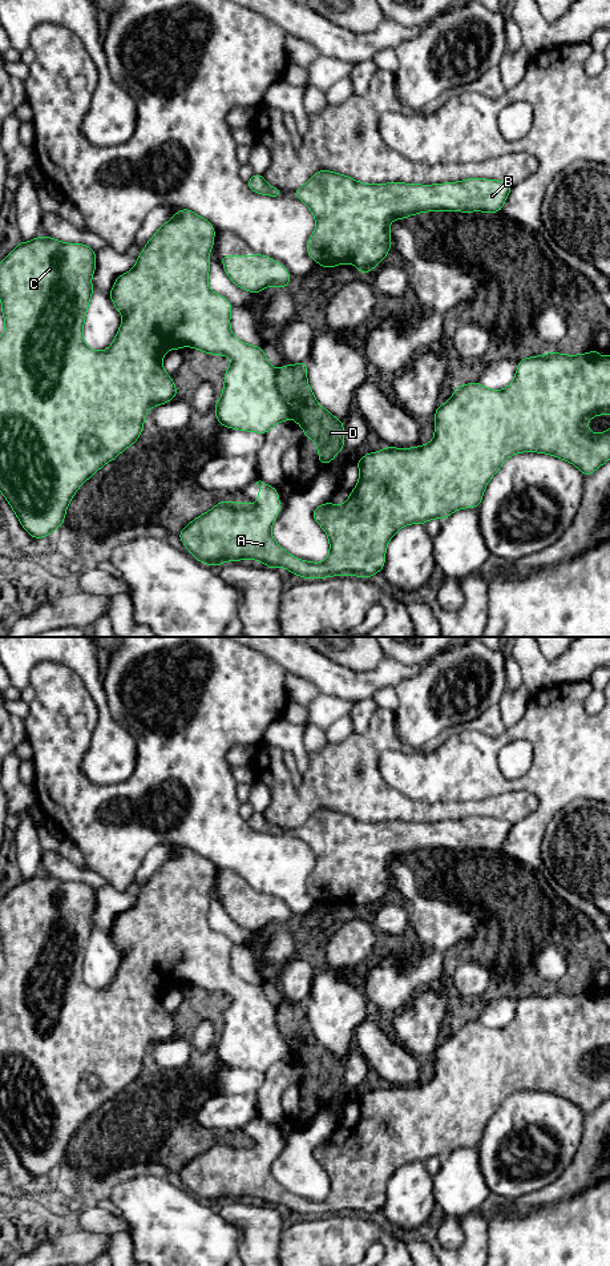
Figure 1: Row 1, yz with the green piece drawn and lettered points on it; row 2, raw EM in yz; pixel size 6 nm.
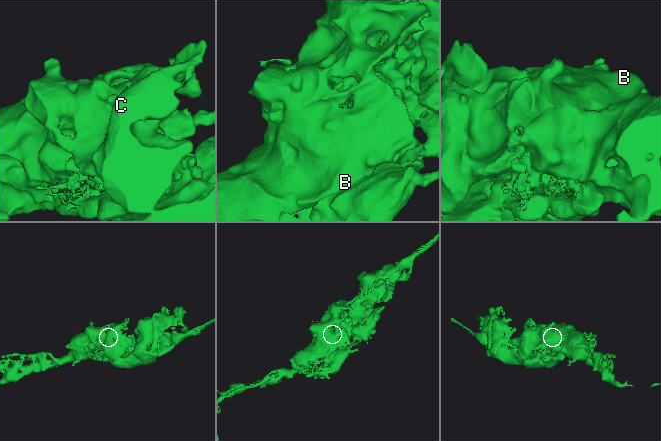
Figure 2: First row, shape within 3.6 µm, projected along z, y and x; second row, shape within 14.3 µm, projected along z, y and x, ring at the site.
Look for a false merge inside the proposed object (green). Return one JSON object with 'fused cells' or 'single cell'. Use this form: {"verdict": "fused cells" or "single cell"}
{"verdict": "fused cells"}

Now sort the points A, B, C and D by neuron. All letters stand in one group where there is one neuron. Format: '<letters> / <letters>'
A B C / D

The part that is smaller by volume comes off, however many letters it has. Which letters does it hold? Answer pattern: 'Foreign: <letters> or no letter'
Foreign: D

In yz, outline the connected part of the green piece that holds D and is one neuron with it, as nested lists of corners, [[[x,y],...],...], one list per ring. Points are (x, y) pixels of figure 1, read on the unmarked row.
[[[307,1000],[286,1003],[276,1009],[280,1033],[290,1043],[291,1056],[304,1068],[304,1077],[315,1077],[319,1102],[334,1098],[344,1086],[344,1064],[316,1037],[307,1020]]]

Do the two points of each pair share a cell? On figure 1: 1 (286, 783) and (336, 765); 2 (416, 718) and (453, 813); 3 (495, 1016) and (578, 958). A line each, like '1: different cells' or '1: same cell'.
1: same cell
2: different cells
3: different cells

